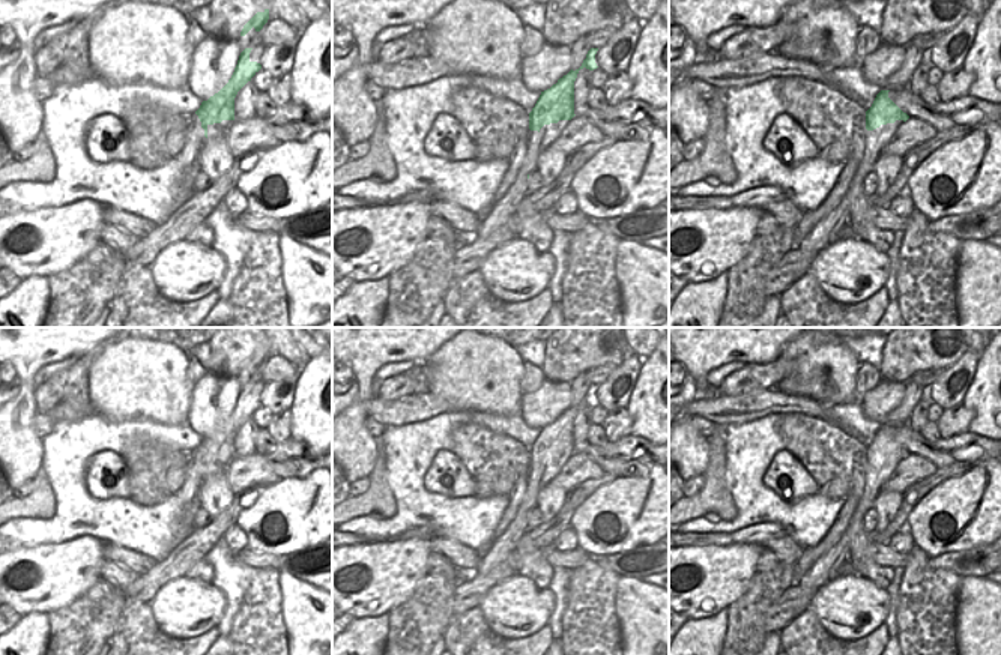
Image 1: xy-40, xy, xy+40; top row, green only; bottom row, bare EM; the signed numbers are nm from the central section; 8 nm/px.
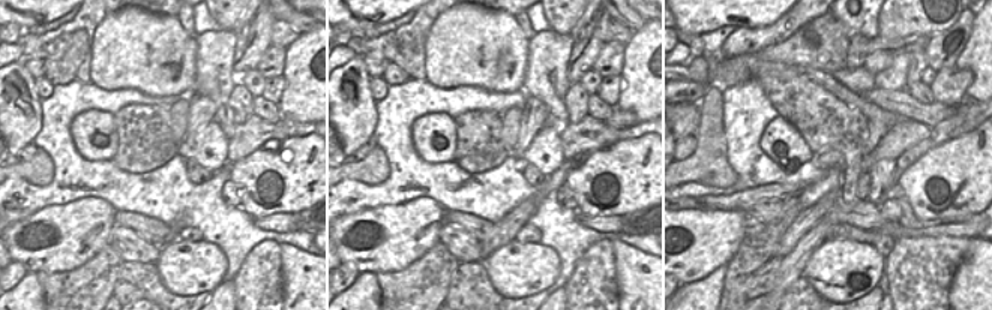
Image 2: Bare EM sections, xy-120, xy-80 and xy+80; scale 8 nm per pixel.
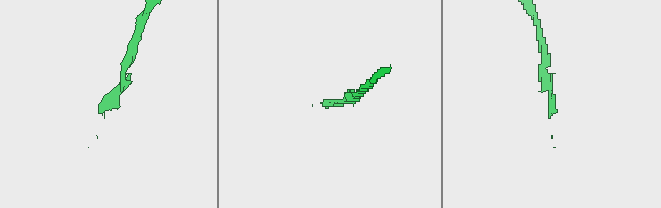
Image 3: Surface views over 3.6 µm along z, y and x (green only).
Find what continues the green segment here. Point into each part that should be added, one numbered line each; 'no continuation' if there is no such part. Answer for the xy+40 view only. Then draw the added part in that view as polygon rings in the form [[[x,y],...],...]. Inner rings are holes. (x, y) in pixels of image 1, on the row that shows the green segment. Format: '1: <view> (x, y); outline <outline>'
no continuation

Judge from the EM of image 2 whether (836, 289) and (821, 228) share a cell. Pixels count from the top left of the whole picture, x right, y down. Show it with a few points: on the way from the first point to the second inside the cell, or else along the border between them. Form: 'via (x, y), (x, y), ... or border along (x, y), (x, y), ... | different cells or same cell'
border along (827, 238), (811, 255), (803, 270) | different cells

